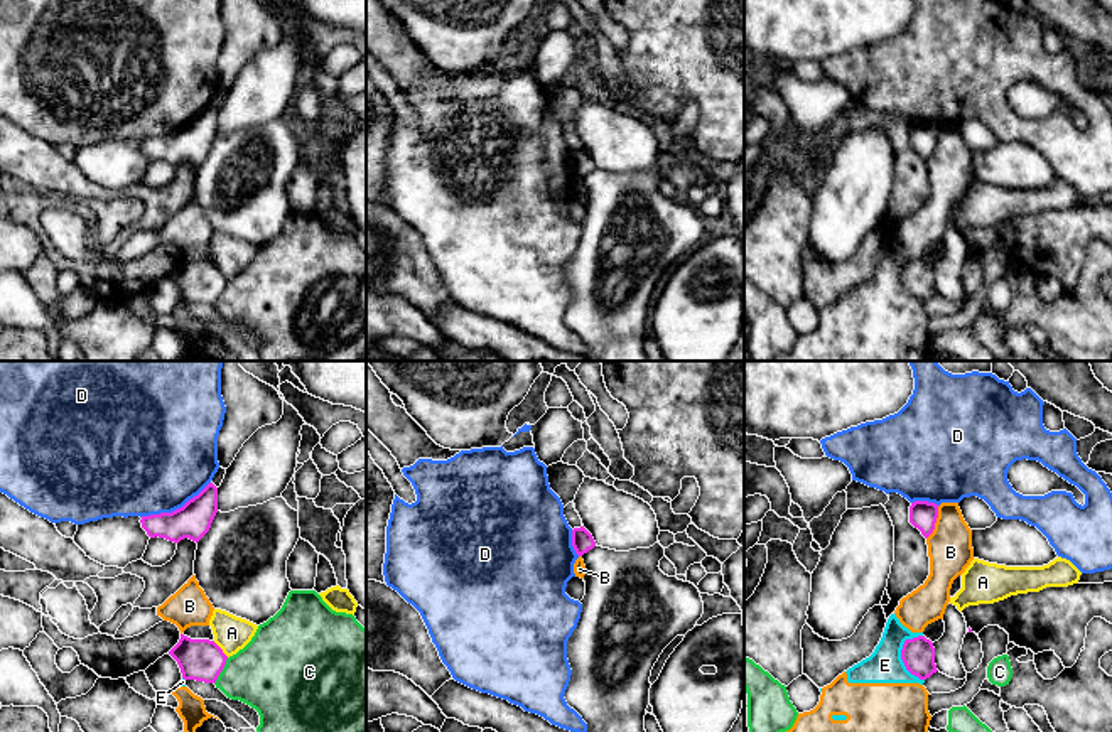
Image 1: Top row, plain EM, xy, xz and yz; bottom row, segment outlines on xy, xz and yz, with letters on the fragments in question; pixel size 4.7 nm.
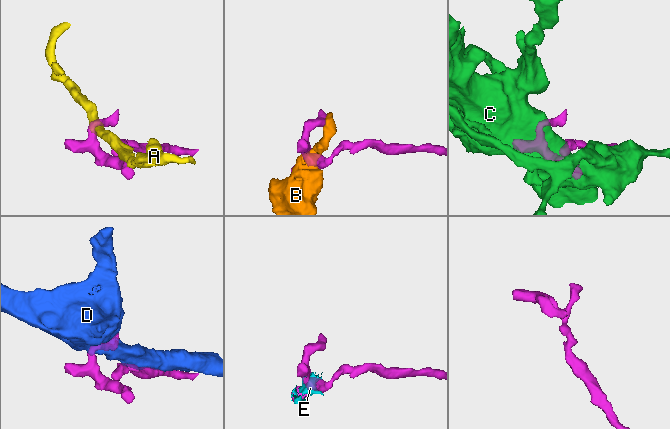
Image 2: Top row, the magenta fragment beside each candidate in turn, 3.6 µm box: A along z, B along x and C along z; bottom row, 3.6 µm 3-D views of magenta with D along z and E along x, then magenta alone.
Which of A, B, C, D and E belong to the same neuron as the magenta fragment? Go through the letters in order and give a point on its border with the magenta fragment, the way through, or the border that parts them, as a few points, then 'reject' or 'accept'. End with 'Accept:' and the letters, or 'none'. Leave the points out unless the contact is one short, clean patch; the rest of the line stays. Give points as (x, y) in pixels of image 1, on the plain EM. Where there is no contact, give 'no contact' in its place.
A: contact xy (221, 272); reject
B: contact yz (935, 144); reject
C: contact xy (221, 292); border xy (228, 280), (215, 306); reject
D: contact xy (176, 132); reject
E: contact yz (901, 279); reject
Accept: none

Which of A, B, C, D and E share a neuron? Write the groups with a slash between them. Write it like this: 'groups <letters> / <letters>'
groups A / B E / C / D

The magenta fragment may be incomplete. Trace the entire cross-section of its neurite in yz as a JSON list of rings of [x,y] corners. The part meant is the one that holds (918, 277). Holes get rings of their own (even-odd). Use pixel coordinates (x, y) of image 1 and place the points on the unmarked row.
[[[925,258],[906,261],[901,272],[901,282],[906,292],[920,302],[926,302],[938,293],[933,265]]]

